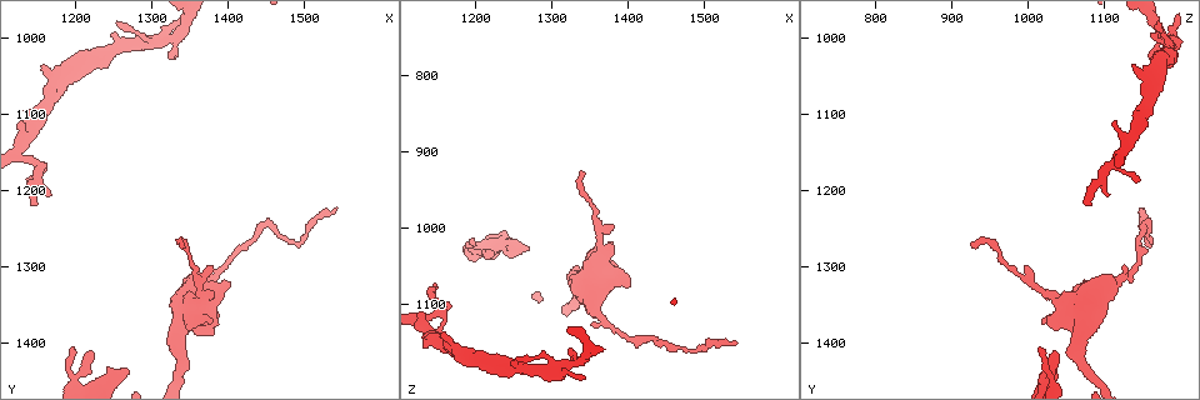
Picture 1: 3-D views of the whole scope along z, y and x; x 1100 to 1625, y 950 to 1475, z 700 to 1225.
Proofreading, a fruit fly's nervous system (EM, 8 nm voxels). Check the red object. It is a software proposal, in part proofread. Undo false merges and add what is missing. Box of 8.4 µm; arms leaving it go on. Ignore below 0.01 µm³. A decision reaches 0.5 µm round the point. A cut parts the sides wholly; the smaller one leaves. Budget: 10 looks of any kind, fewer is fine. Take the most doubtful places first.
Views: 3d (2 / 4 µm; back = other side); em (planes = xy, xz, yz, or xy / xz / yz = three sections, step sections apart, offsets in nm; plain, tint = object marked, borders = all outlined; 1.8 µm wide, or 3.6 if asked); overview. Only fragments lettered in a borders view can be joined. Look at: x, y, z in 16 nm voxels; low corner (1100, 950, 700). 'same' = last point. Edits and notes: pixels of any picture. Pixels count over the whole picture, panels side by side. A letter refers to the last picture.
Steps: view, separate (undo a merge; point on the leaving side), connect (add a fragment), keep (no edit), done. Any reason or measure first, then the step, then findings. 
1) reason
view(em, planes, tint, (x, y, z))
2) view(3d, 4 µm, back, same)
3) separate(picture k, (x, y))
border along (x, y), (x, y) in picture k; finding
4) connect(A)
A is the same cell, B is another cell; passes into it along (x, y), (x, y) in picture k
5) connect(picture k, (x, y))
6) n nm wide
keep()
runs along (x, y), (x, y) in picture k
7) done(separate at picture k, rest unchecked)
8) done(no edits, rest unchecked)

free end
view(em, xz, step 8, borders, (1270, 1435, 1025))

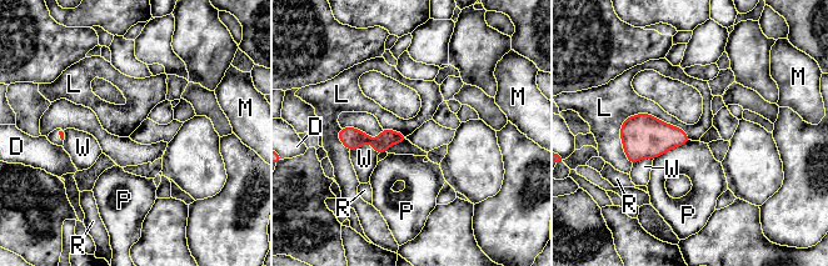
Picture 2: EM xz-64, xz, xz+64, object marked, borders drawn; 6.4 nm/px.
view(em, planes, borders, same)

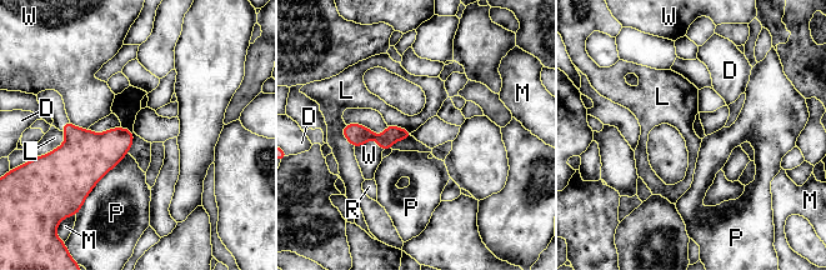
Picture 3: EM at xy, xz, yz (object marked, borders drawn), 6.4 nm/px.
keep()
D, L, M, P, R and W are other cells; border along (120, 126), (133, 134), (126, 153) in picture 3; none of them fits

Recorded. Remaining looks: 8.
an open end
view(em, planes, borders, (1395, 1330, 1075))

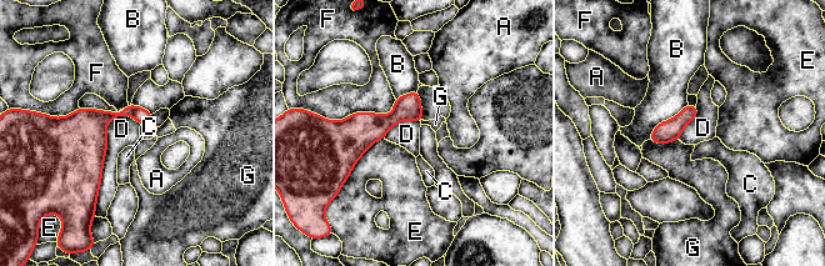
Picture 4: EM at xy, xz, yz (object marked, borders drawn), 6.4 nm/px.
keep()
A, B, C, D, E, F and G are other cells; runs along (415, 95), (349, 154), (348, 167) in picture 4; none of them fits

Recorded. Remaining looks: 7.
an open end
view(3d, 4 µm, (1160, 1035, 1135))

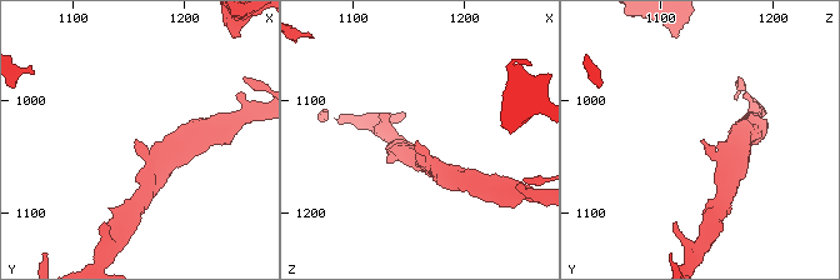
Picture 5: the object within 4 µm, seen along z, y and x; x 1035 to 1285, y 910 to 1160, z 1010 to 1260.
need the tissue
view(em, planes, borders, (1160, 1036, 1136))

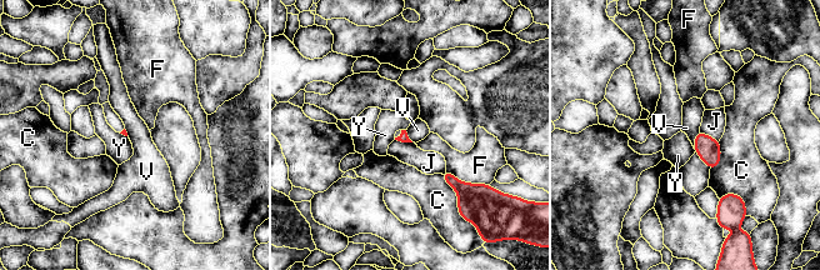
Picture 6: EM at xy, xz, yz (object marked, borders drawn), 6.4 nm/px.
F touches over 240 nm
keep()
C, F, J, V and Y are other cells; none of them fits

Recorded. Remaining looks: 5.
free end
view(em, planes, tint, (1325, 1025, 1155))

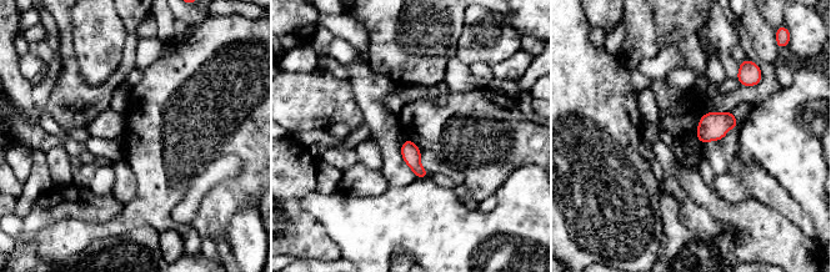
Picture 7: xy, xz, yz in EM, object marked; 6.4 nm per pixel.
see the neighbours
view(em, planes, borders, same)

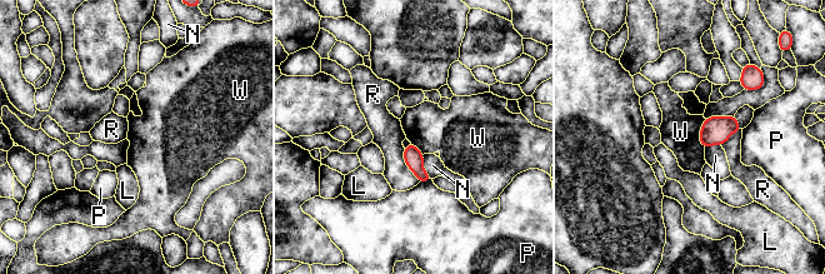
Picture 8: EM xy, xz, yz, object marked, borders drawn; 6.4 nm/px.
keep()
L, N, P, R and W are other cells; border along (705, 119), (700, 129), (704, 148) in picture 8; none of them fits

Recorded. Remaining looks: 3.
done(no edits, rest unchecked)

